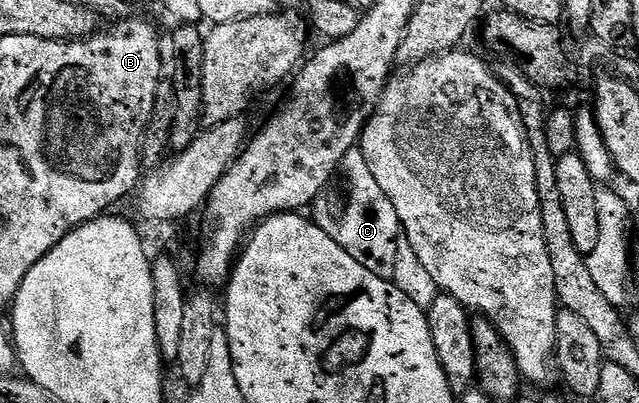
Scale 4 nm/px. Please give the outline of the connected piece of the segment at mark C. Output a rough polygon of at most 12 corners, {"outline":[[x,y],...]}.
{"outline":[[358,146],[340,174],[344,212],[323,194],[311,221],[364,270],[391,281],[402,232]]}

